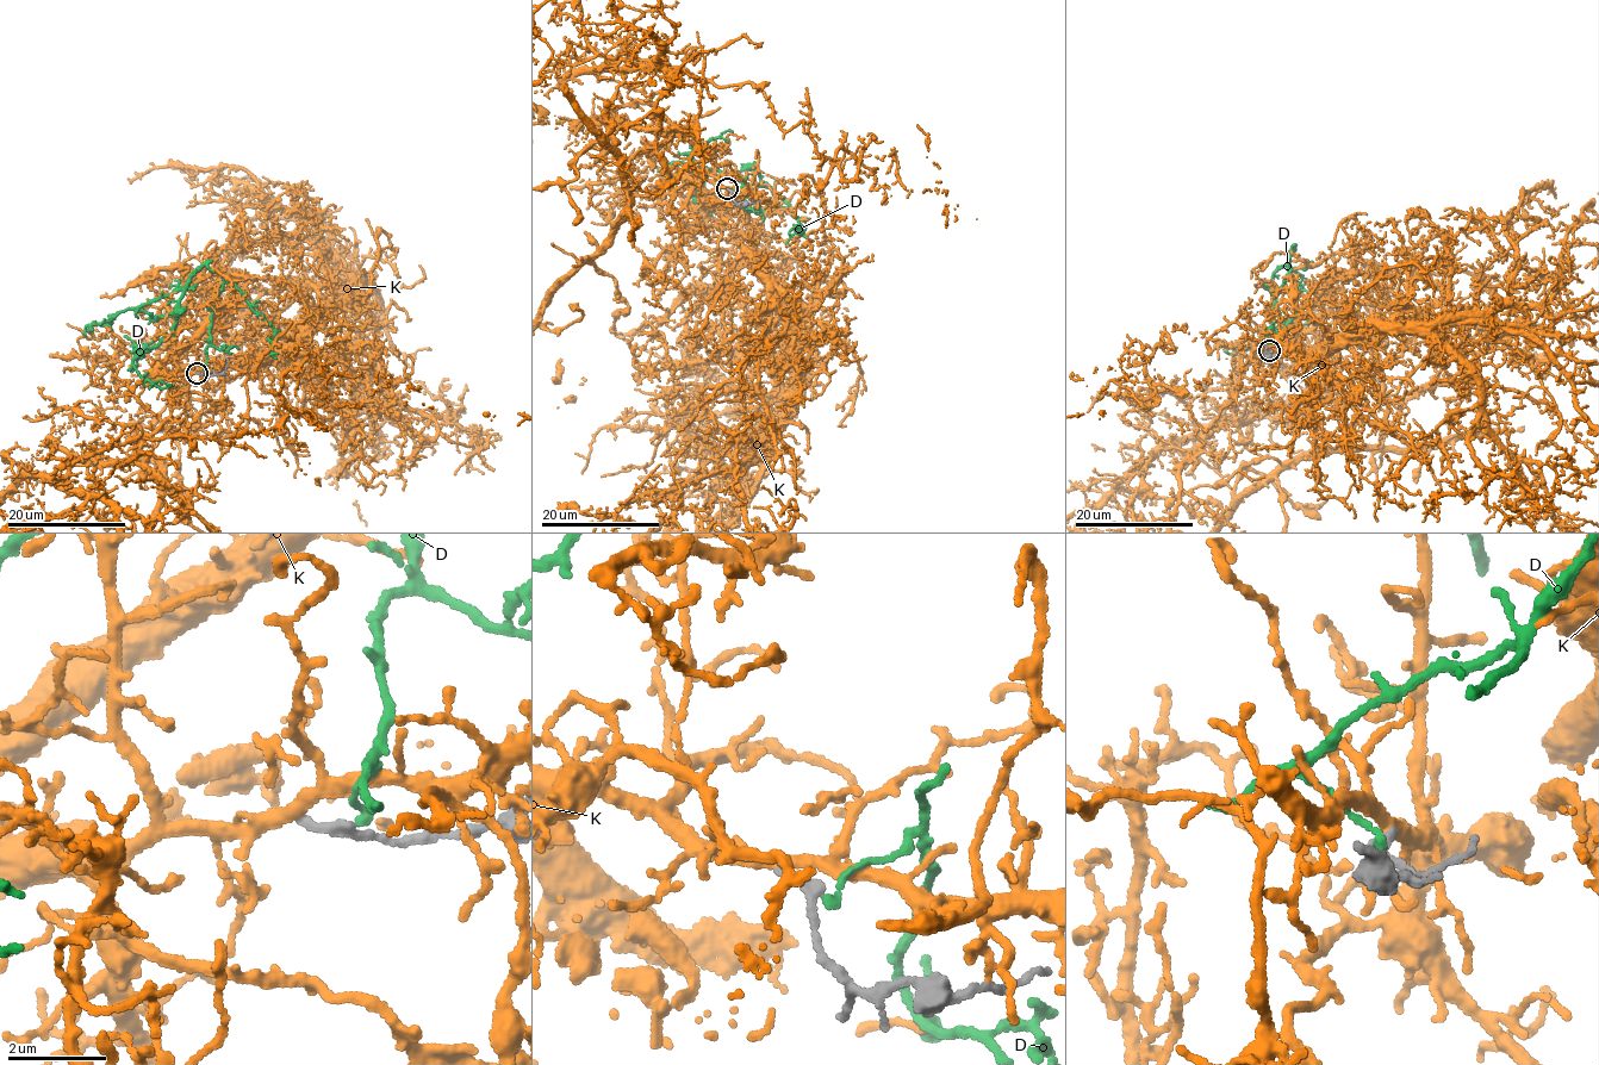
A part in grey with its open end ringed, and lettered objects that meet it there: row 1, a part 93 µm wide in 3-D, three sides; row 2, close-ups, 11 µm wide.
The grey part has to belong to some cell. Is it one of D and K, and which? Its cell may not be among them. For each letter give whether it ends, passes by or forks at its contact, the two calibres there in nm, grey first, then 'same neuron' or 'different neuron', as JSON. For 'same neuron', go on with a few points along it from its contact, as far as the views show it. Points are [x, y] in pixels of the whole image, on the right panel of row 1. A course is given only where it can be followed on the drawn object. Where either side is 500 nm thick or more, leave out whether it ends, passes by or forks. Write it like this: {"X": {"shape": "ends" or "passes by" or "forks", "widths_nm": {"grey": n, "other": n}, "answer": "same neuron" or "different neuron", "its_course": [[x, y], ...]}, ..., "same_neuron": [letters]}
{"D": {"shape": "ends", "widths_nm": {"grey": 240, "other": 140}, "answer": "different neuron"}, "K": {"shape": "forks", "widths_nm": {"grey": 200, "other": 240}, "answer": "different neuron"}, "same_neuron": []}

